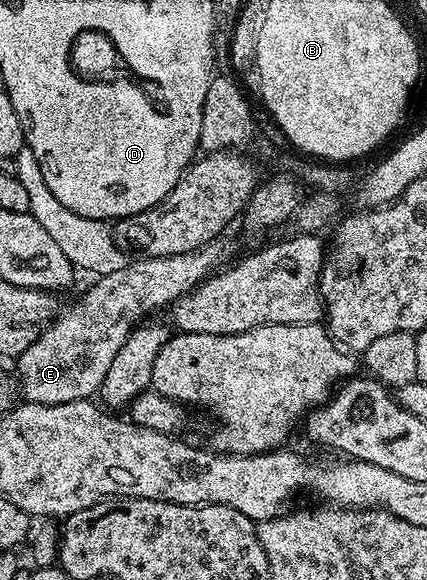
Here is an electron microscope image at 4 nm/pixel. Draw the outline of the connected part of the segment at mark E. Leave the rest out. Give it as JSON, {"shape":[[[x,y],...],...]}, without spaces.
{"shape":[[[221,236],[208,241],[197,250],[191,250],[190,253],[140,258],[136,260],[138,262],[125,265],[117,272],[99,275],[72,310],[61,313],[38,340],[20,357],[17,357],[16,376],[23,399],[27,402],[54,404],[85,401],[97,395],[112,361],[136,326],[145,321],[148,314],[164,306],[166,308],[173,305],[182,295],[188,294],[194,287],[200,285],[205,278],[214,274],[223,265],[222,261],[224,264],[229,263],[235,250],[236,246],[228,239],[228,236]]]}

